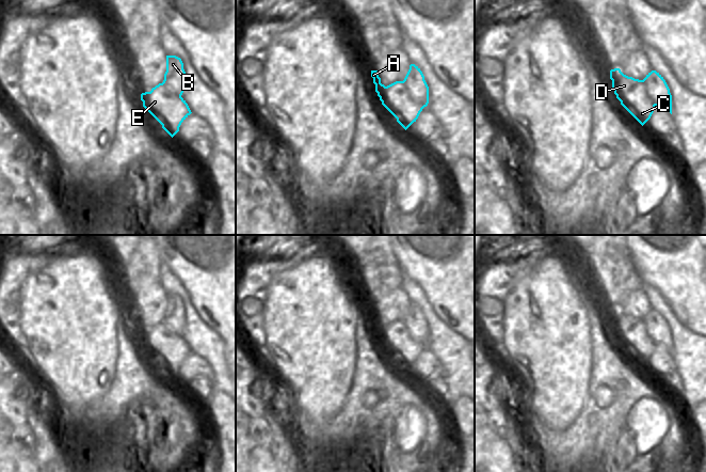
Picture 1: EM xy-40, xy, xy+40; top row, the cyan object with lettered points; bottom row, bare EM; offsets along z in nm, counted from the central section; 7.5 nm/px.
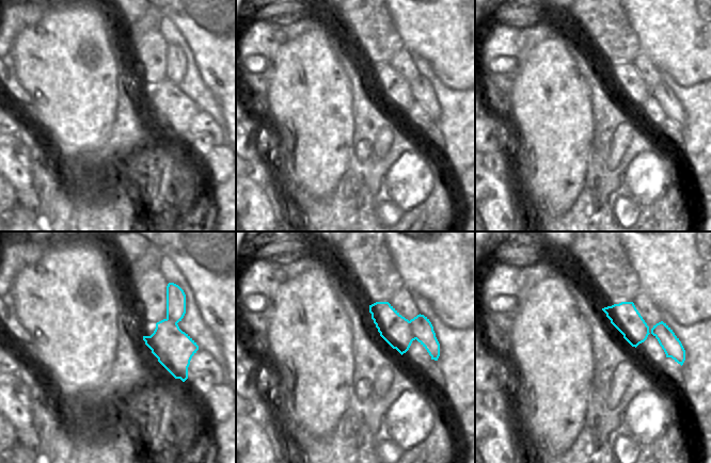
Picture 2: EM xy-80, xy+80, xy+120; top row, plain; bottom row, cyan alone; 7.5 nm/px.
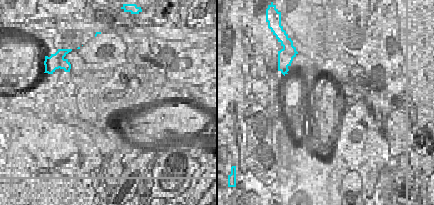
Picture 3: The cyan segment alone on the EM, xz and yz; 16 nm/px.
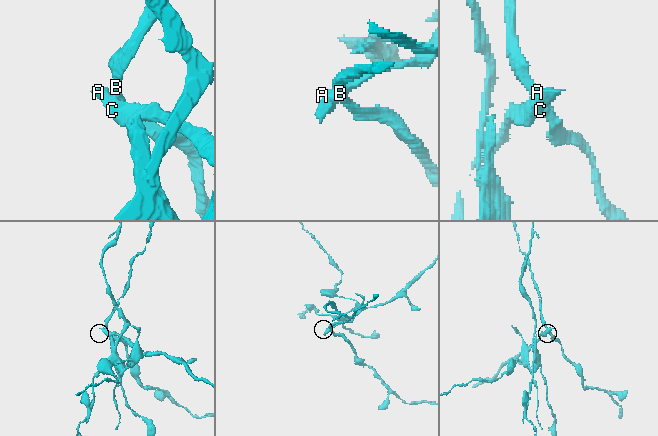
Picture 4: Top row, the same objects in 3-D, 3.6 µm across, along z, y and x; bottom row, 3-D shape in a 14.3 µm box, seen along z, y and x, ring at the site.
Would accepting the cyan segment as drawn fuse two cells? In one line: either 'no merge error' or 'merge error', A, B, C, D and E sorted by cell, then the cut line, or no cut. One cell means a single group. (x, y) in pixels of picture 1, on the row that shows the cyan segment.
merge error; A C D E / B; cut in xy along (402, 81), (408, 93), (424, 106)

